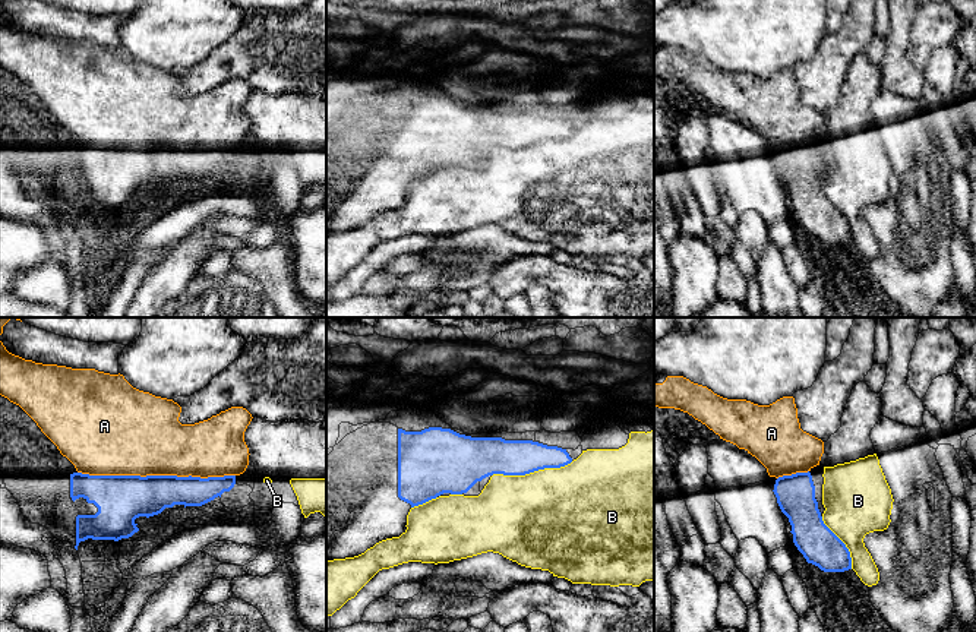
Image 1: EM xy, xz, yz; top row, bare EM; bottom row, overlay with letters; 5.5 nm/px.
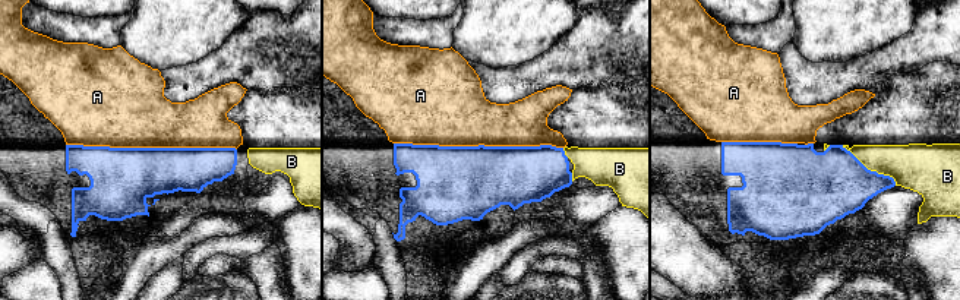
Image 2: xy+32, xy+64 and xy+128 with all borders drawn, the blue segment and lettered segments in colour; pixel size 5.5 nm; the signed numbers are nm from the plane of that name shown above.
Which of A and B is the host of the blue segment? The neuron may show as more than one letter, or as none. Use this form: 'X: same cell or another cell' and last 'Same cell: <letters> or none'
A: same cell
B: another cell
Same cell: A

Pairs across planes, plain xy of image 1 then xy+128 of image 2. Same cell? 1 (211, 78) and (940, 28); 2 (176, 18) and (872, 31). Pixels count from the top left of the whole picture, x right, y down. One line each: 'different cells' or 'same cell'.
1: same cell
2: same cell

